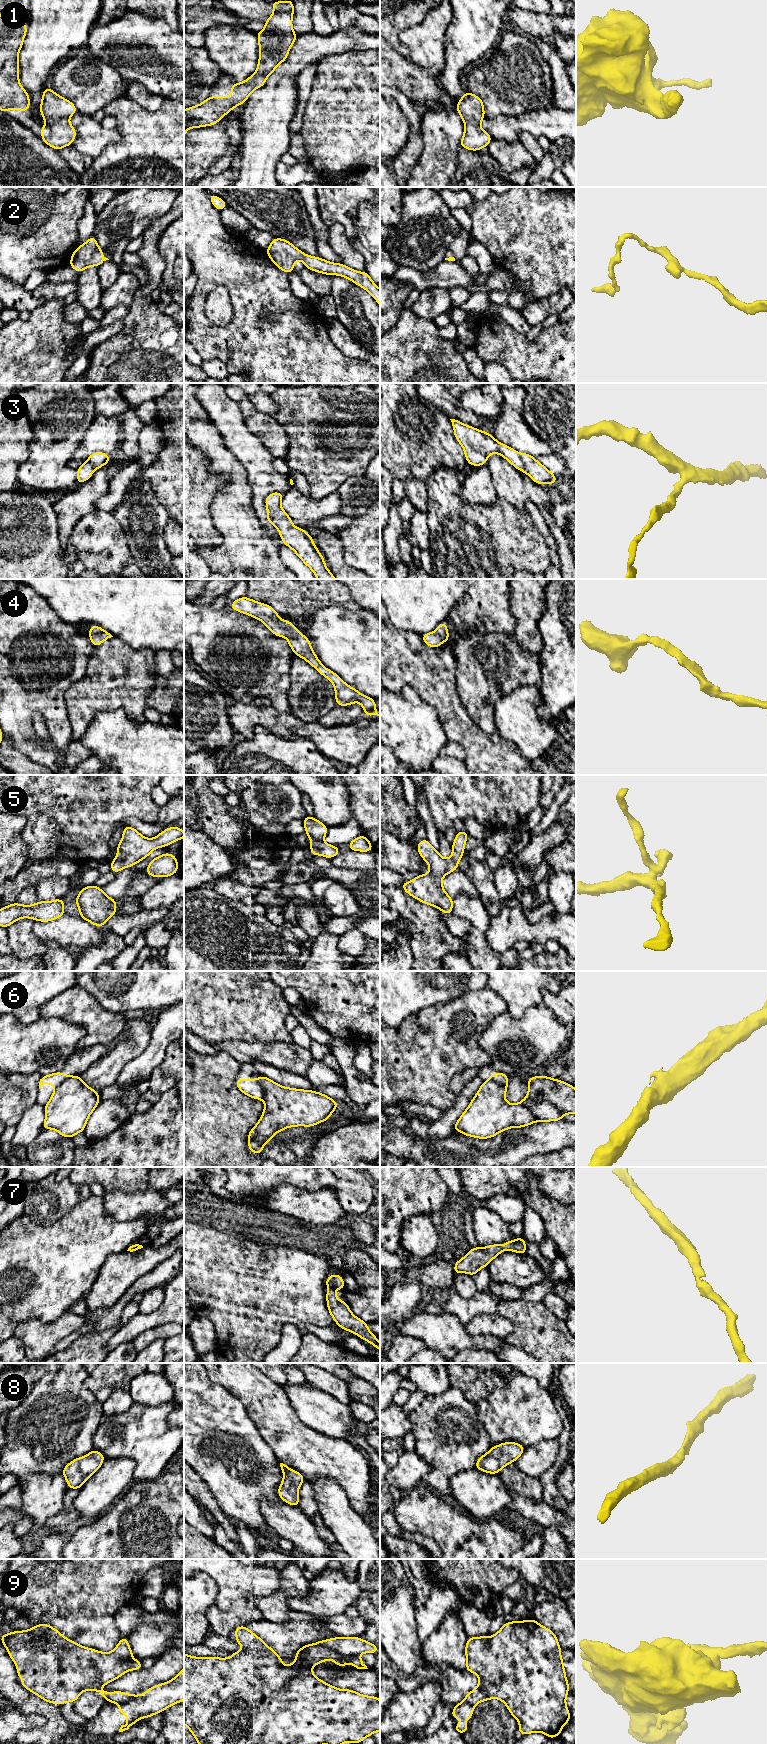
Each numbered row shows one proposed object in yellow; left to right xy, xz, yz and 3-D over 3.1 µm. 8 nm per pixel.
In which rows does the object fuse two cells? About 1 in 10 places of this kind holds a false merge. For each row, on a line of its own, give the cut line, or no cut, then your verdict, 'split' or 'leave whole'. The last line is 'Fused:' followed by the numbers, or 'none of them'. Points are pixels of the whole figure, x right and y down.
1: no cut; leave whole
2: no cut; leave whole
3: no cut; leave whole
4: no cut; leave whole
5: no cut; leave whole
6: cut in yz along (526, 1096), (536, 1102), (550, 1102), (562, 1115); split
7: no cut; leave whole
8: no cut; leave whole
9: cut in xz along (315, 1643), (331, 1648), (343, 1655), (357, 1655); split
Fused: 6, 9

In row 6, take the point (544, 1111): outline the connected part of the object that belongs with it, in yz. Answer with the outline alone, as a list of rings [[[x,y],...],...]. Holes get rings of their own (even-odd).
[[[526,1096],[522,1103],[531,1110],[532,1114],[540,1122],[559,1121],[563,1119],[563,1115],[557,1110],[557,1108],[547,1101],[536,1103]]]

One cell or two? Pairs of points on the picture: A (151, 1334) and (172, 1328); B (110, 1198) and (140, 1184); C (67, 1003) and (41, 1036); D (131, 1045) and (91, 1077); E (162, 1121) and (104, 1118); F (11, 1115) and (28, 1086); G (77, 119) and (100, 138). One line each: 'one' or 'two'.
A: one
B: two
C: two
D: one
E: two
F: one
G: one

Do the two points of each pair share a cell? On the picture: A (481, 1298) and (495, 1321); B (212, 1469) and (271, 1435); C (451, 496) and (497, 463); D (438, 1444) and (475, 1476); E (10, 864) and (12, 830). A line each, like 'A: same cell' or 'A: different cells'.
A: different cells
B: different cells
C: different cells
D: different cells
E: same cell

